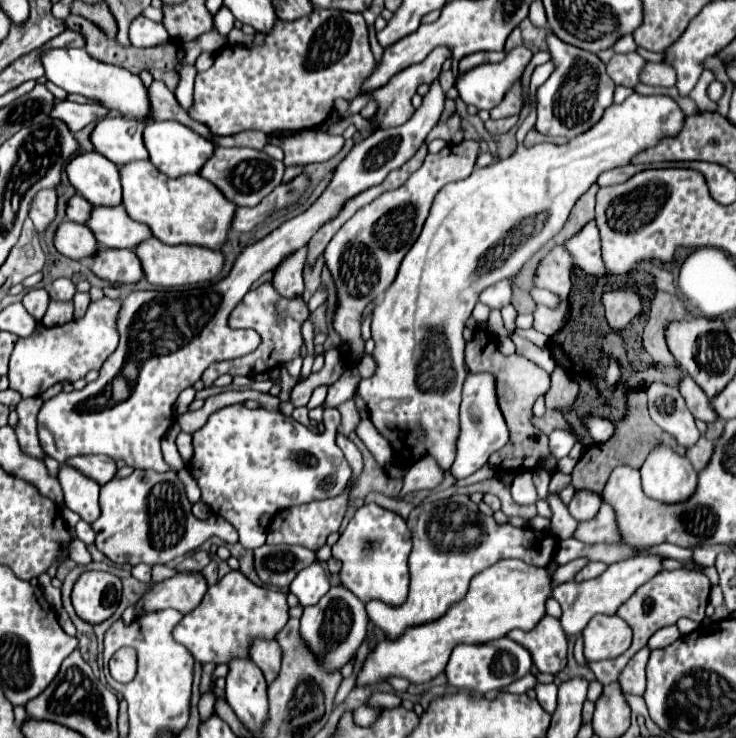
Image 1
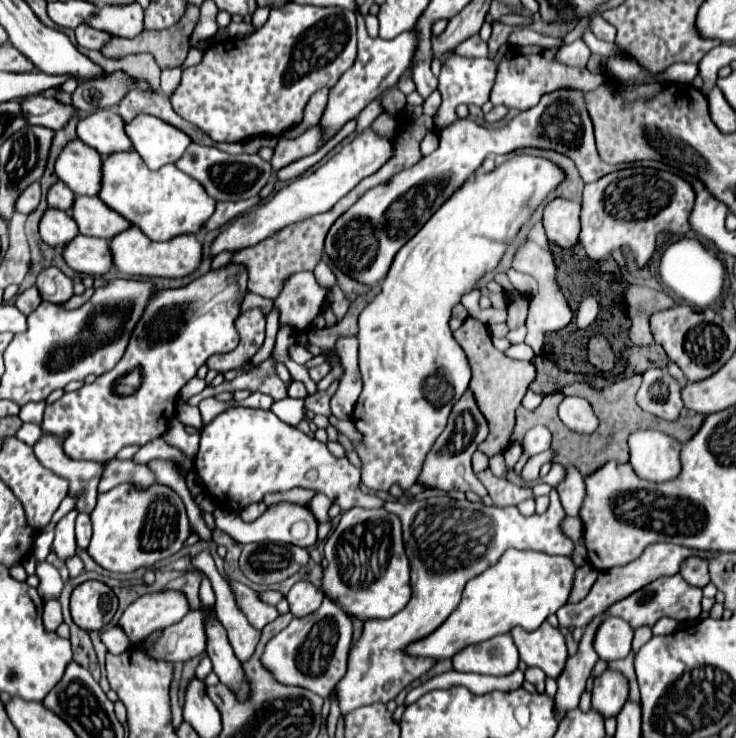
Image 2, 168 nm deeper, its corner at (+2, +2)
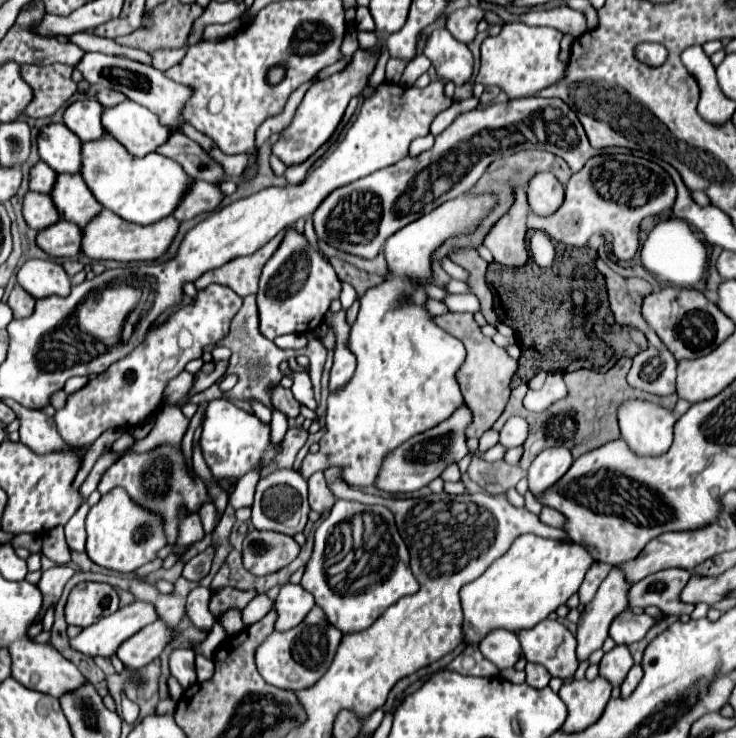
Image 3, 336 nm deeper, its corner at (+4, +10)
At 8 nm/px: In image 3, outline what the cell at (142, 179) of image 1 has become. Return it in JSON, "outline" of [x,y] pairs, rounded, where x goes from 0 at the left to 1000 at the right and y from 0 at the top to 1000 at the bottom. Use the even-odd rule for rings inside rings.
{"outline":[[[152,186],[120,191],[111,196],[111,232],[117,251],[128,267],[144,280],[168,294],[171,299],[188,305],[207,305],[223,294],[231,294],[250,270],[253,256],[261,251],[261,240],[239,224],[239,218],[217,210],[201,207],[201,213],[182,213],[174,202],[155,191]]]}

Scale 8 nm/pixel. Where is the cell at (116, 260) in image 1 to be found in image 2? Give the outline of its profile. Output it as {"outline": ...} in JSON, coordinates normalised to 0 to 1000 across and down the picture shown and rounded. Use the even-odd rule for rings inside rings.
{"outline":[[[103,318],[84,337],[84,348],[106,370],[117,373],[141,373],[152,364],[152,346],[147,329],[139,324]]]}

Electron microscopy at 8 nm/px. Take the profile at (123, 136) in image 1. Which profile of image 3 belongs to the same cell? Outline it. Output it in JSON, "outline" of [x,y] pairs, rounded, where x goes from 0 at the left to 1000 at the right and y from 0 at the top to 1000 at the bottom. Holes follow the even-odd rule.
{"outline":[[[130,134],[101,137],[87,150],[87,169],[101,178],[111,191],[130,191],[147,186],[149,180],[139,169],[141,145]]]}

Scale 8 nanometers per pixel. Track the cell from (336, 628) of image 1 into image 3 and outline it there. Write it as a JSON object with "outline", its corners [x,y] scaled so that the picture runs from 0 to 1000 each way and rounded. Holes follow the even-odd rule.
{"outline":[[[429,820],[410,844],[391,855],[372,855],[348,879],[348,904],[361,925],[380,934],[418,934],[448,907],[465,855],[443,841],[440,828]]]}

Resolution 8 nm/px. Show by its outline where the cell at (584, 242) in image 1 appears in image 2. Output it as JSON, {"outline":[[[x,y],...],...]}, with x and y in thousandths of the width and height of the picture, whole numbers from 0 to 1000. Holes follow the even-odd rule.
{"outline":[[[764,267],[750,270],[736,289],[736,302],[745,327],[769,337],[780,335],[785,329],[785,313],[788,313],[785,297],[788,297],[788,275]]]}

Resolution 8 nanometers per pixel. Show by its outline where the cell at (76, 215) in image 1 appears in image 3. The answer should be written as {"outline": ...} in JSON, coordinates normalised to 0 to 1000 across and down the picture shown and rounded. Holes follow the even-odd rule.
{"outline":[[[57,218],[41,232],[41,256],[52,259],[52,262],[63,262],[68,264],[76,248],[76,232],[68,229],[65,224],[60,224]]]}

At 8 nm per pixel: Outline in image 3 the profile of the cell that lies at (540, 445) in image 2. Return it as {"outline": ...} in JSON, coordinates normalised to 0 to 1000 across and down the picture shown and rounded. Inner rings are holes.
{"outline":[[[693,565],[685,576],[685,581],[679,584],[679,600],[685,606],[704,606],[704,603],[712,603],[717,589],[720,589],[720,584],[717,584],[715,568]]]}

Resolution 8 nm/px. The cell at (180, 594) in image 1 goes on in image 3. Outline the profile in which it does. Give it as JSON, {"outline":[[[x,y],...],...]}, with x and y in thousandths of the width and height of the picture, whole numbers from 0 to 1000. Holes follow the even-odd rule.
{"outline":[[[182,814],[163,822],[158,831],[139,836],[133,844],[117,850],[106,863],[98,866],[98,877],[114,888],[149,890],[160,874],[188,858],[193,850],[215,839],[215,828],[201,814]]]}

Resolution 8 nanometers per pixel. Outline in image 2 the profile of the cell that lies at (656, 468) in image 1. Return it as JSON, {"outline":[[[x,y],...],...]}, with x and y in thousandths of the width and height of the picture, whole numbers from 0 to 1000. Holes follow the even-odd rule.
{"outline":[[[861,584],[853,592],[856,630],[864,644],[880,652],[908,652],[924,641],[924,600],[894,584]]]}

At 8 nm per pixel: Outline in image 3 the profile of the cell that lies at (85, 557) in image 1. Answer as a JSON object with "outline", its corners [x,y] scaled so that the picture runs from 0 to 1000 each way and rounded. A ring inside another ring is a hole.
{"outline":[[[76,766],[76,768],[57,776],[57,785],[52,787],[52,795],[54,795],[57,806],[60,806],[60,825],[57,825],[57,831],[54,831],[54,836],[49,841],[57,839],[57,833],[60,833],[60,828],[65,825],[68,817],[76,817],[82,812],[84,798],[87,798],[90,787],[98,779],[101,779],[101,771],[95,771],[92,766]]]}

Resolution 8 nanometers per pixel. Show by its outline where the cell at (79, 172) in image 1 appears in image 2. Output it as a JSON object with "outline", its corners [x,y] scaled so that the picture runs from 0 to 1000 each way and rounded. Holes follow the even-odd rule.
{"outline":[[[92,191],[76,215],[73,232],[103,264],[133,264],[139,248],[139,213],[111,191]]]}

